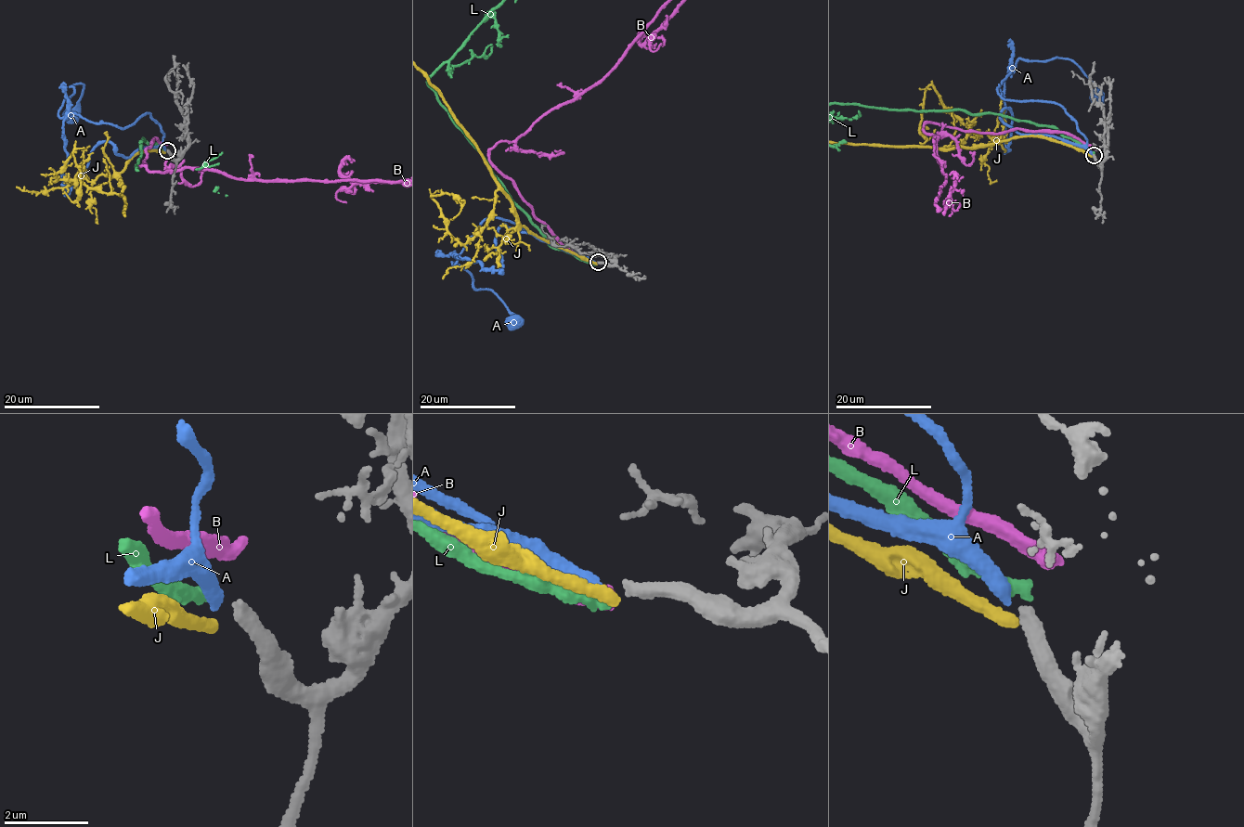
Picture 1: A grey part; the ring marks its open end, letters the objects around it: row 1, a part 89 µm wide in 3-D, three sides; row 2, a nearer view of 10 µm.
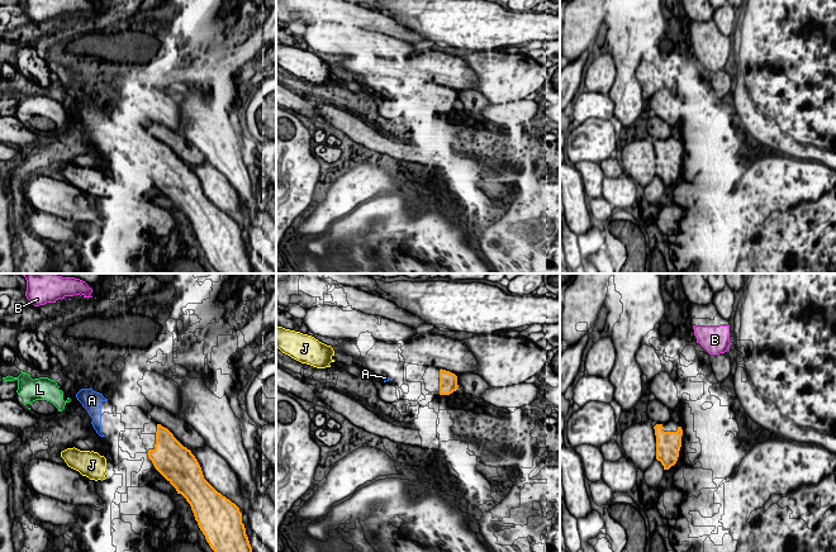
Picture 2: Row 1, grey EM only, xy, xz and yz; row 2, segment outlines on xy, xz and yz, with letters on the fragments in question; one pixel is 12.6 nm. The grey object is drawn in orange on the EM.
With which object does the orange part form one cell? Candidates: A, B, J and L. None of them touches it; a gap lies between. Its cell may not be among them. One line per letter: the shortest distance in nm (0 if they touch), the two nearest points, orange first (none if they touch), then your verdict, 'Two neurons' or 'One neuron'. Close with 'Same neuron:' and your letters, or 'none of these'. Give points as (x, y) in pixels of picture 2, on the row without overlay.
A: Distance 600 nm. Across: xy (148, 166), (104, 152). One neuron
B: Distance 1000 nm. Across: yz (680, 143), (709, 70). Two neurons
J: Distance 550 nm. Across: xy (147, 170), (105, 175). Two neurons
L: Distance 1150 nm. Across: xy (157, 141), (70, 117). Two neurons
Same neuron: A

